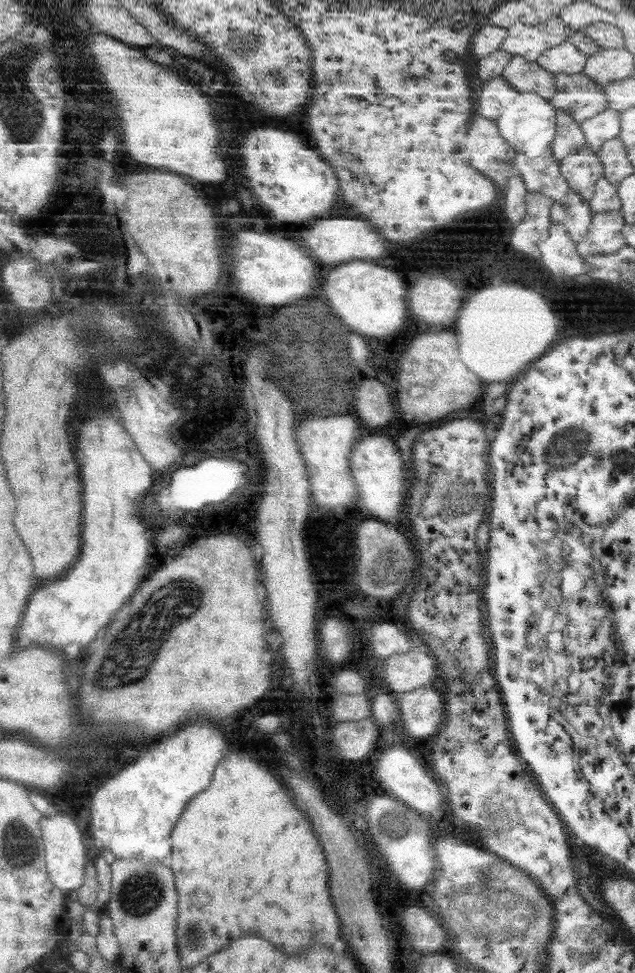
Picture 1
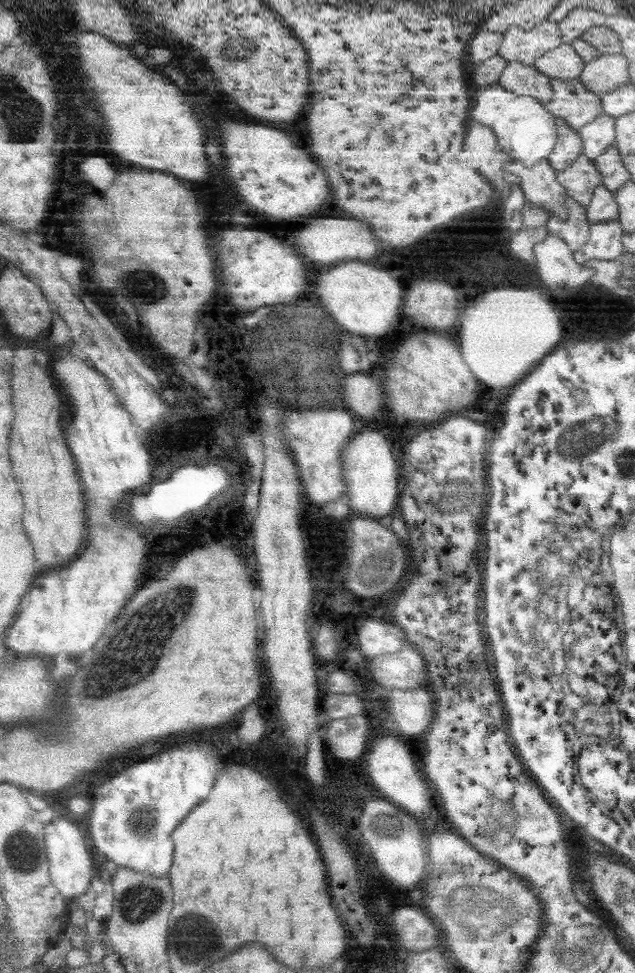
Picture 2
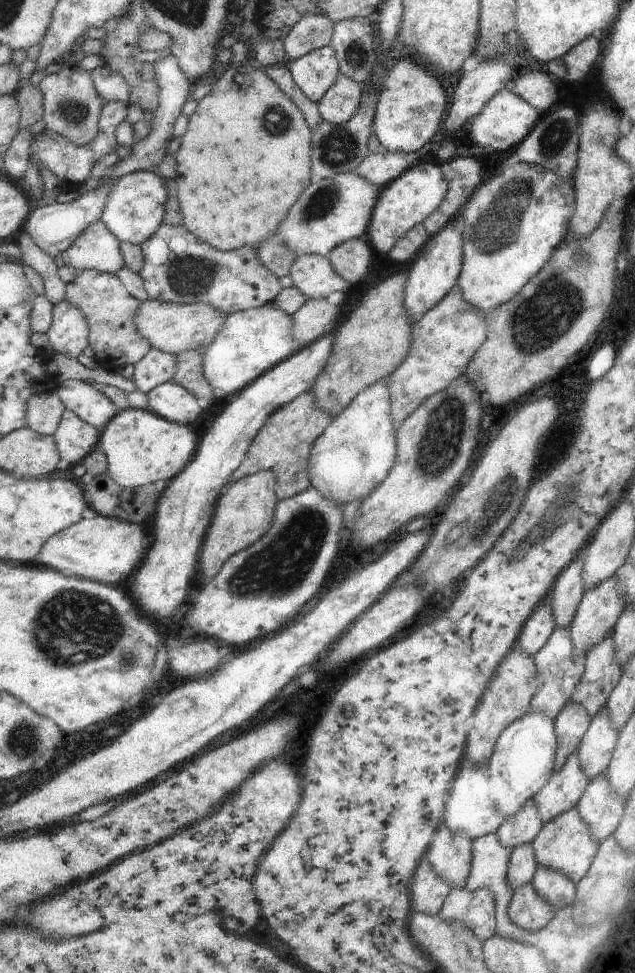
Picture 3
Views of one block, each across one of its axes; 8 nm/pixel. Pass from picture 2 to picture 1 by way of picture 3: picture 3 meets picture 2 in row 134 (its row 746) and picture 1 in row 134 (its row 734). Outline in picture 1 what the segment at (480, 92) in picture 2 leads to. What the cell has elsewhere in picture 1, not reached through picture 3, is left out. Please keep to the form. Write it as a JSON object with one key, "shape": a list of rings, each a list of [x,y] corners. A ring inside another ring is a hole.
{"shape":[[[503,77],[480,82],[476,97],[476,114],[486,116],[499,125],[502,137],[519,153],[529,158],[543,156],[558,136],[558,111],[551,101],[533,92],[519,92]]]}

